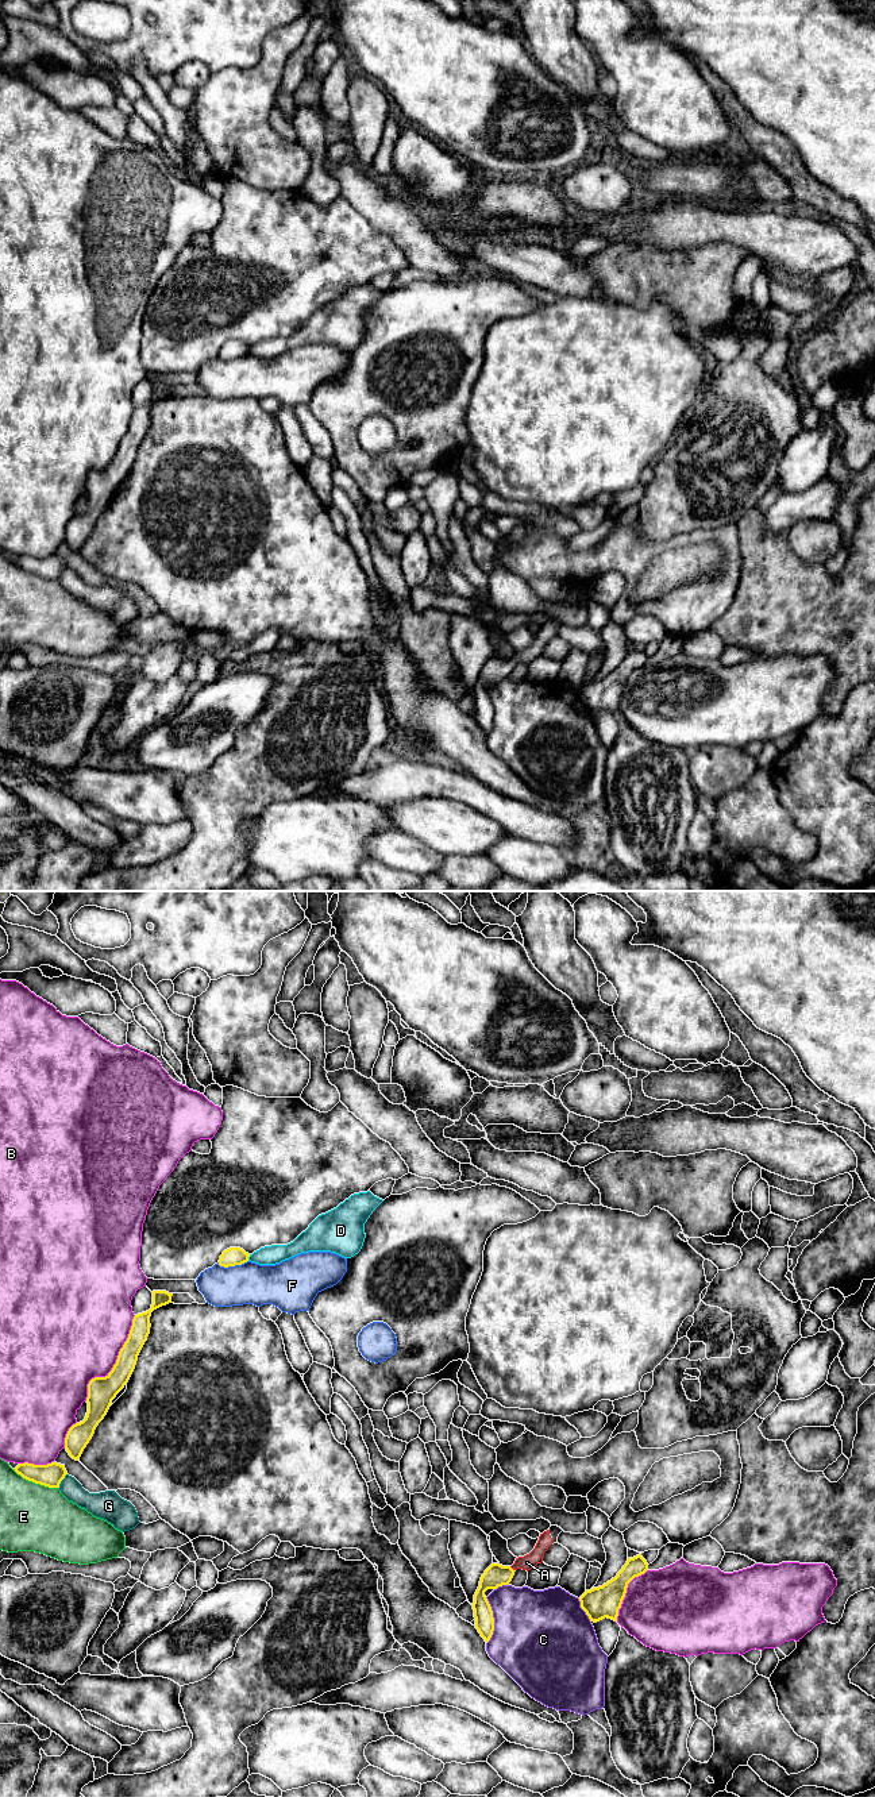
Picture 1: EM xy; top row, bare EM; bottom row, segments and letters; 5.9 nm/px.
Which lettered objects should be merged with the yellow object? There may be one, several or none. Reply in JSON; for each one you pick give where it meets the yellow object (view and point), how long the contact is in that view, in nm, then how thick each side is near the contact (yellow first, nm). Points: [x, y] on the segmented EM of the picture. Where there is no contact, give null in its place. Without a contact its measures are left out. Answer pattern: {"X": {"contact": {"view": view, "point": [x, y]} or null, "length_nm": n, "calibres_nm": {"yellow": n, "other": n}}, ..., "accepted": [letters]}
{"A": {"contact": {"view": "xy", "point": [511, 1568]}, "length_nm": 50, "calibres_nm": {"yellow": 140, "other": 90}}, "accepted": ["A"]}

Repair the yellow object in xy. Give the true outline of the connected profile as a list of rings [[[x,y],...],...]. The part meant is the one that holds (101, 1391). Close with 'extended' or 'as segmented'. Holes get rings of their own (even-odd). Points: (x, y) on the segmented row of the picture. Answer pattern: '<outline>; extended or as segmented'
[[[153,1291],[151,1308],[134,1316],[128,1338],[120,1349],[112,1370],[105,1377],[95,1377],[89,1381],[86,1416],[82,1422],[73,1424],[65,1438],[65,1449],[73,1459],[80,1459],[96,1427],[107,1415],[112,1400],[127,1385],[150,1334],[151,1312],[171,1303],[171,1296],[173,1293],[166,1291]]]; as segmented

